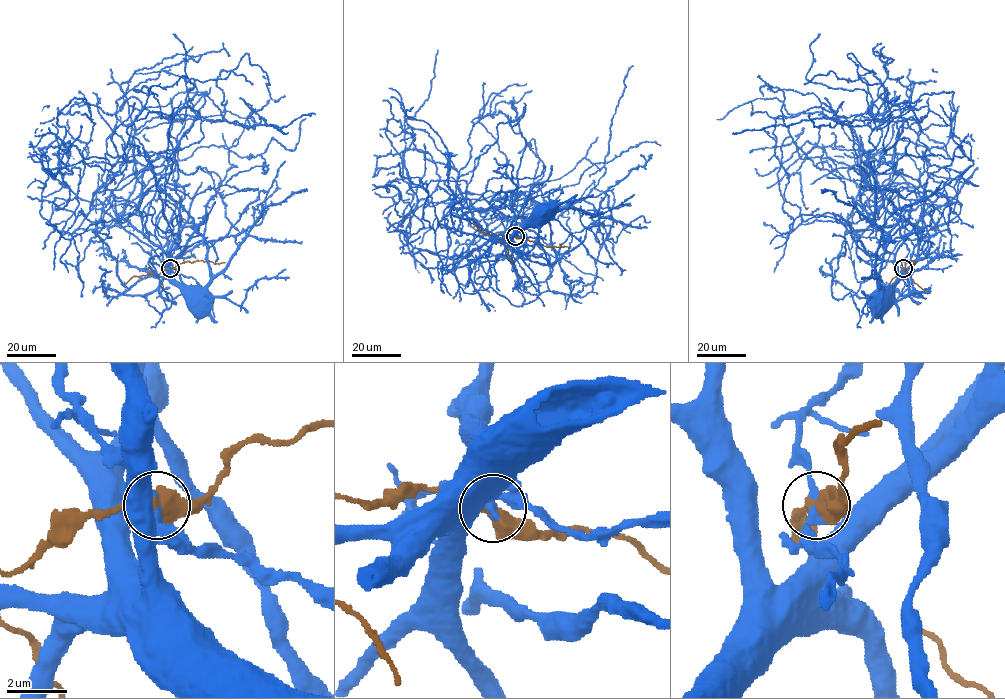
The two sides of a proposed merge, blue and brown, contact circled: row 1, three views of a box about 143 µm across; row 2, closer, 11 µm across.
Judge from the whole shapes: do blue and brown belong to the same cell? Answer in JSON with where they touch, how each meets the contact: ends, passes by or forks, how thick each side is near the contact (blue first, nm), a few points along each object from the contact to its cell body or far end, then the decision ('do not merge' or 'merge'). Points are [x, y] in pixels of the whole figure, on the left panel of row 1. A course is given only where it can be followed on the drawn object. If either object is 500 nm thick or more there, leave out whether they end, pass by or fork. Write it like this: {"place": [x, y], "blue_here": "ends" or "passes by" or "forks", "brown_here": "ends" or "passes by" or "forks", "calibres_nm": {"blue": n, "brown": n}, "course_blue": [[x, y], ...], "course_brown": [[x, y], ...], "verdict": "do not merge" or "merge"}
{"place": [170, 268], "calibres_nm": {"blue": 280, "brown": 500}, "course_blue": [[170, 269], [162, 189], [101, 241], [92, 197], [160, 166], [190, 107], [171, 116], [166, 230]], "course_brown": [[170, 269], [188, 261], [225, 262]], "verdict": "do not merge"}

